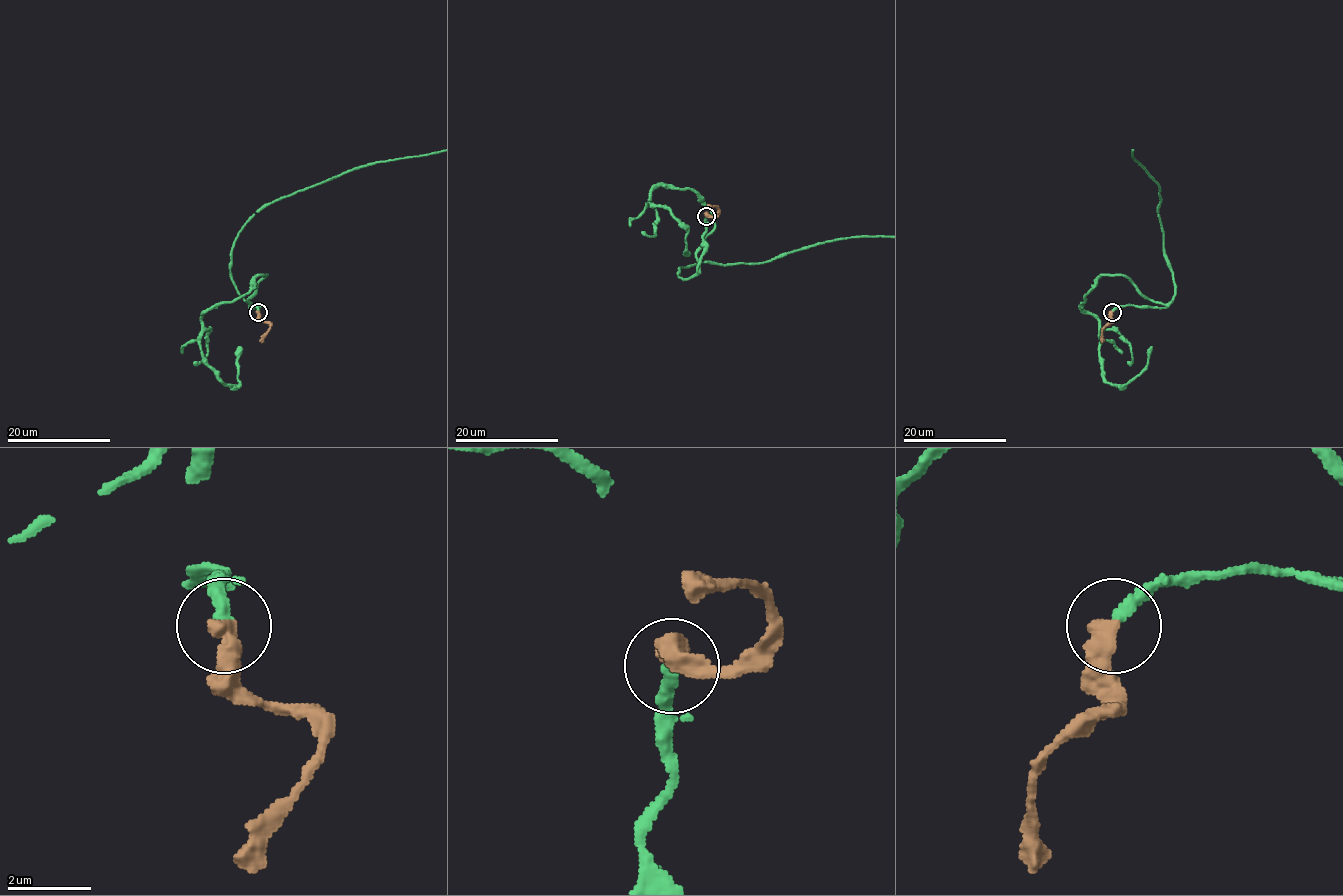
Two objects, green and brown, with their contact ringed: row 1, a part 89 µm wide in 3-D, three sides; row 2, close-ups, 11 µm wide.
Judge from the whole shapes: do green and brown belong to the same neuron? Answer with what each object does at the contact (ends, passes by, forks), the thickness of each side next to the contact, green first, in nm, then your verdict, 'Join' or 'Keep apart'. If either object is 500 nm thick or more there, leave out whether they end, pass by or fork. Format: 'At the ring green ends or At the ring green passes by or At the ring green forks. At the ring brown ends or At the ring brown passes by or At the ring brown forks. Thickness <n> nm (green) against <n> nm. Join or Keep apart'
Thickness 280 nm (green) against 500 nm. Join

